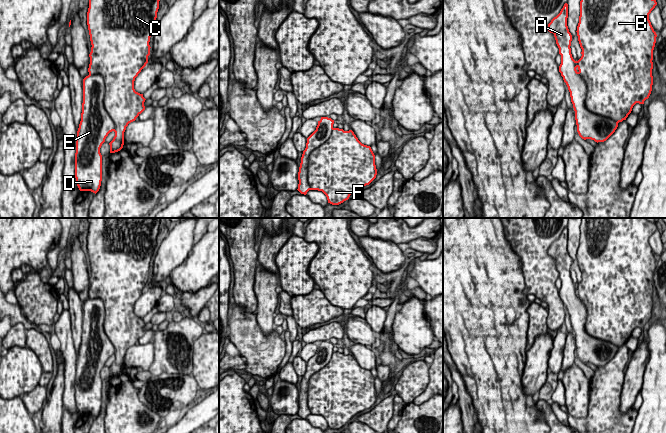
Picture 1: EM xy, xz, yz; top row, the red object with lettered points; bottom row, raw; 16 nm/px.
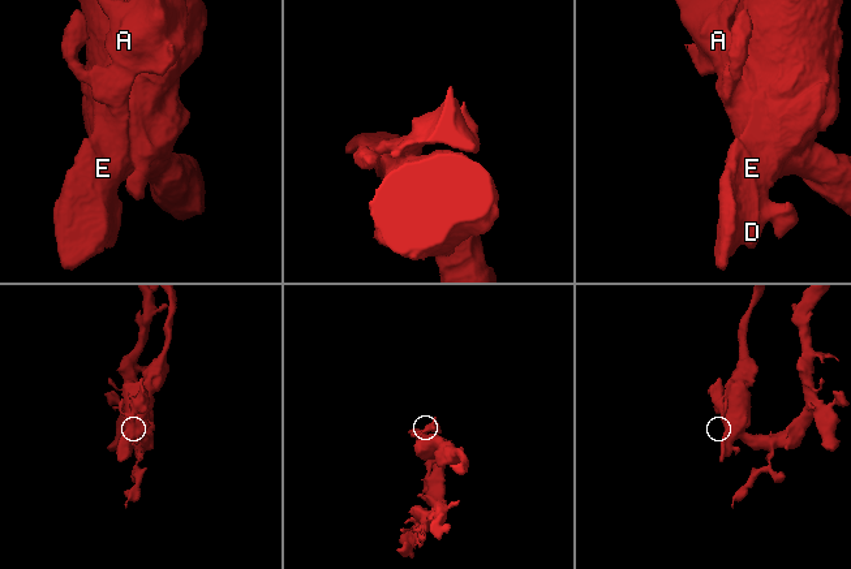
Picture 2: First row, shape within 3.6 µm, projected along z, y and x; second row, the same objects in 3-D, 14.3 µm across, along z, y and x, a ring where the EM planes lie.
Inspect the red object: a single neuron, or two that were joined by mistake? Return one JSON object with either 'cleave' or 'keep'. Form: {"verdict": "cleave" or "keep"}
{"verdict": "cleave"}

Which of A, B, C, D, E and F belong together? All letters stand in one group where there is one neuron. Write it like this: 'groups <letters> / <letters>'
groups A D E / B C F

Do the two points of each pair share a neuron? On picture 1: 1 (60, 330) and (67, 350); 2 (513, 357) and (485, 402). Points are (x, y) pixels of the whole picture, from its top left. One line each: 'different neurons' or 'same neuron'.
1: same neuron
2: same neuron

